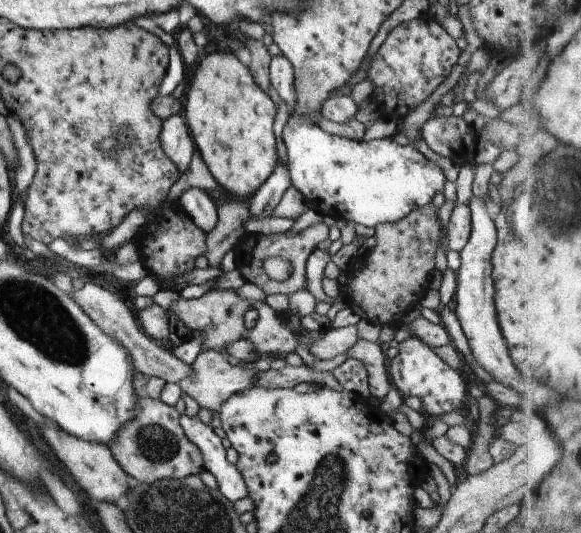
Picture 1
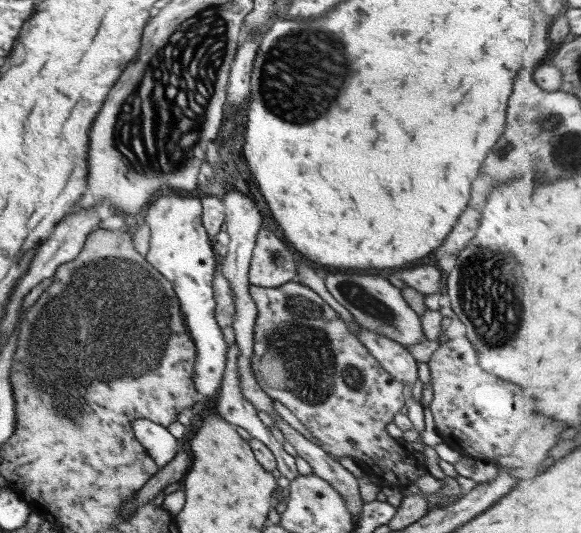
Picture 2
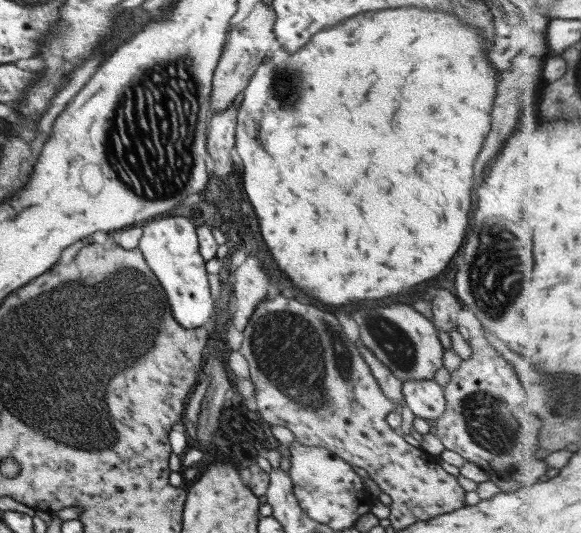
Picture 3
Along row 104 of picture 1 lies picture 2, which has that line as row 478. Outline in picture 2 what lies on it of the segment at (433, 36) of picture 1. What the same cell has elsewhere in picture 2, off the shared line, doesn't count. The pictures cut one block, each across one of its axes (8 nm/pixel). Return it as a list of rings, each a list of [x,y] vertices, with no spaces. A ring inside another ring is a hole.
[[[287,282],[278,288],[250,285],[249,293],[255,300],[257,318],[253,334],[251,367],[261,389],[273,400],[279,400],[296,415],[315,436],[326,453],[338,458],[350,457],[366,475],[378,478],[382,485],[411,486],[428,471],[414,453],[388,435],[386,425],[393,422],[405,405],[404,387],[360,342],[360,339],[342,322],[335,309],[310,287]]]

